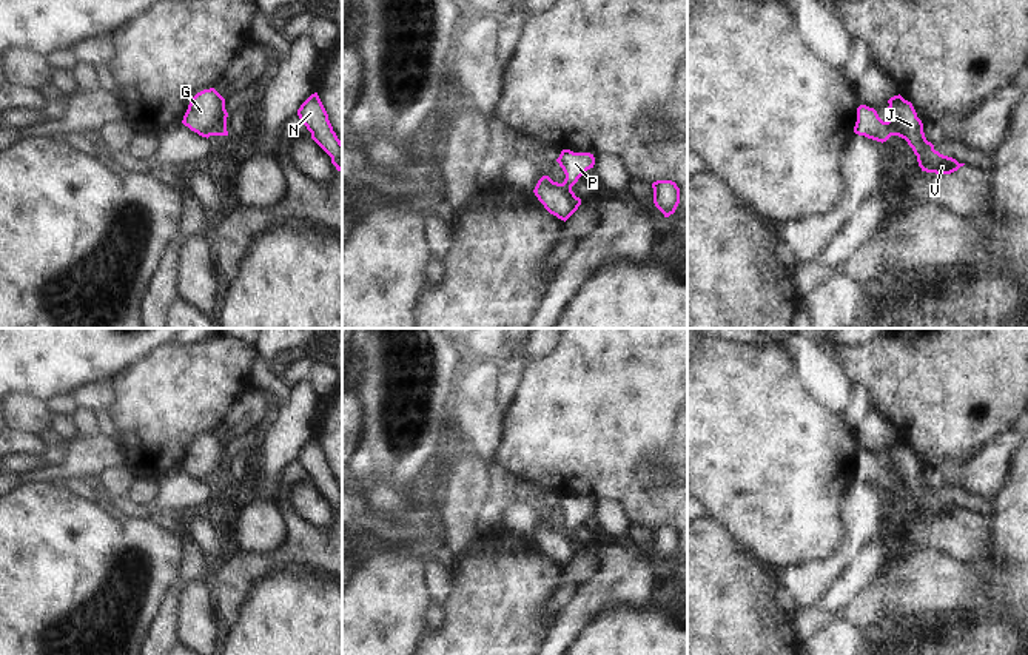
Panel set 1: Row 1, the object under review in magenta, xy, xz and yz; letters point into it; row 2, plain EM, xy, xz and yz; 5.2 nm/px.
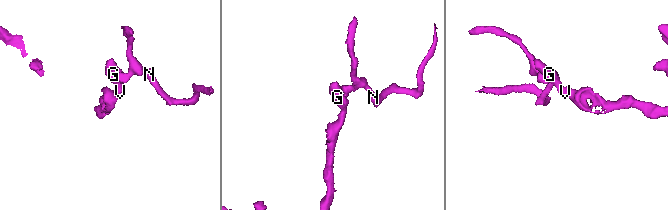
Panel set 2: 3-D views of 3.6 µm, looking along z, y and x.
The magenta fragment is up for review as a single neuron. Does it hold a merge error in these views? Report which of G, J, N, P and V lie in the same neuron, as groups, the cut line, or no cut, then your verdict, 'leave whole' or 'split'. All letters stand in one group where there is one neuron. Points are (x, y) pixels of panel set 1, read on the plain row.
G J V / N P | yz (886, 467), (893, 480) | split

